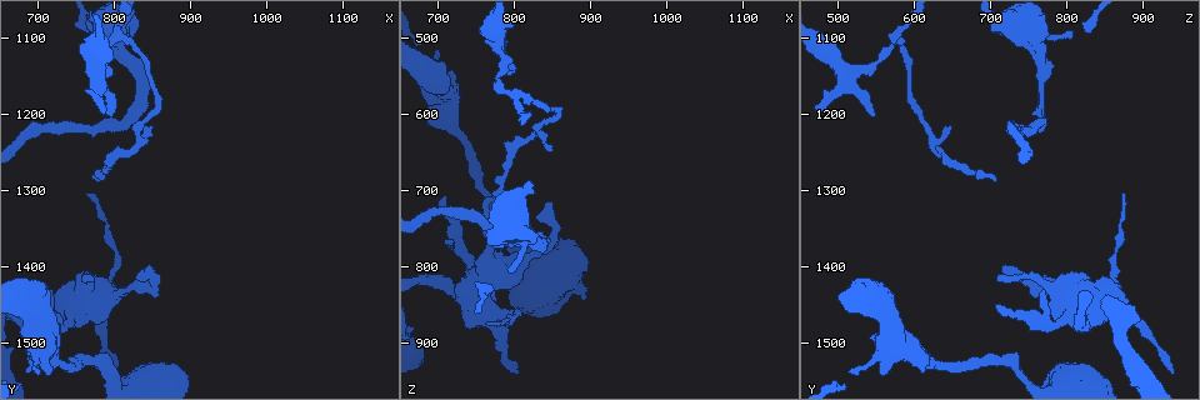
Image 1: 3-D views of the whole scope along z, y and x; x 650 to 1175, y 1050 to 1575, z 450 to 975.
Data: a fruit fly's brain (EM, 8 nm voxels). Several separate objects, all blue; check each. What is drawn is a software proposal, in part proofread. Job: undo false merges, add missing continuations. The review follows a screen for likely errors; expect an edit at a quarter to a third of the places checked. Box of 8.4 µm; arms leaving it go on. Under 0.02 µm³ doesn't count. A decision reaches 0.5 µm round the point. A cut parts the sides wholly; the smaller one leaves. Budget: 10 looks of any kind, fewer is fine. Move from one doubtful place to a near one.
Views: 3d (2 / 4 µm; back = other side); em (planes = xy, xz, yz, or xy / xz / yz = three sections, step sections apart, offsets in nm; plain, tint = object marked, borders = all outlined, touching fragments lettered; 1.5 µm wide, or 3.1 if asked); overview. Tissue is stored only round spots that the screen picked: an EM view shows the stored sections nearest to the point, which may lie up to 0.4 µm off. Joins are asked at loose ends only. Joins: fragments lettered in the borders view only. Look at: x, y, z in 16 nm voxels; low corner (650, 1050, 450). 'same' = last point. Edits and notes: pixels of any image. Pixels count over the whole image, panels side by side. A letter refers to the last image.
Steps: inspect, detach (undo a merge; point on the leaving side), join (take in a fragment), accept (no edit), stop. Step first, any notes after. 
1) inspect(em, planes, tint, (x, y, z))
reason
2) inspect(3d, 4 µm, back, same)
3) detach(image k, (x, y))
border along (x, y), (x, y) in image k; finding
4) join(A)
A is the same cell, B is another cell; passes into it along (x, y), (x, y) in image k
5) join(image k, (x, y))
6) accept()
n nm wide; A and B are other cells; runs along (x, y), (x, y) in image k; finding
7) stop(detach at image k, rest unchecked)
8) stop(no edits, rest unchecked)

inspect(em, planes, borders, (780, 1285, 710))
tapers out

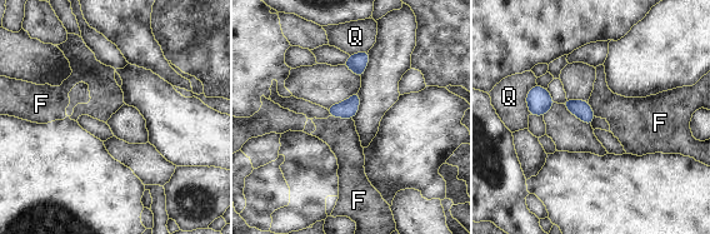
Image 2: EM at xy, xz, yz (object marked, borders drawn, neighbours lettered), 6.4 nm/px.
accept()
120 nm wide; F and Q are other cells; border along (330, 115), (351, 119) in image 2; no lettered fragment goes on from it

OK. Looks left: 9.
inspect(em, planes, tint, (805, 1100, 575))
two arms in line, one across

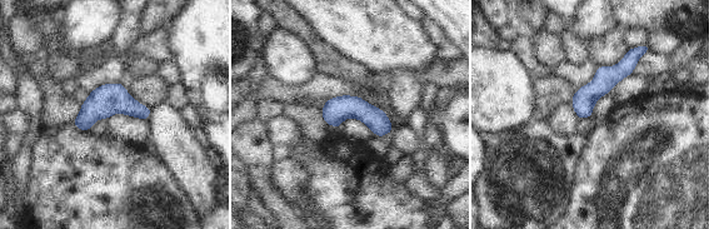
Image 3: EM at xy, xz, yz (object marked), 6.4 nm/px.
inspect(em, planes, borders, same)
see the neighbours

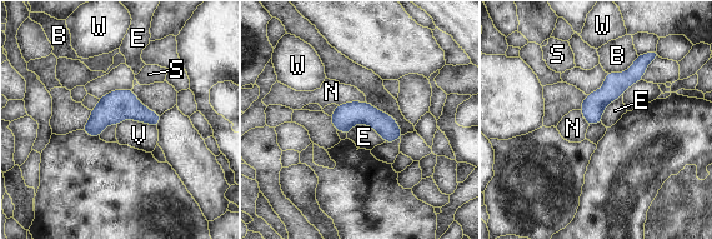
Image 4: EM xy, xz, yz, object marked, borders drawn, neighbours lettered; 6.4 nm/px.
accept()
B, E, N, S, V and W are other cells; runs along (648, 56), (592, 109), (591, 122) in image 4; one cell here

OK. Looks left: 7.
inspect(em, 3.1 µm, planes, borders, (715, 1545, 560))
stops while still wide

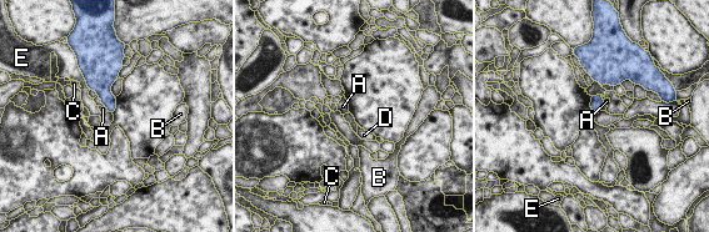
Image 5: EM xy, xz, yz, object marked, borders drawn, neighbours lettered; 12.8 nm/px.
accept()
A, B, C, D and E are other cells; none of them fits

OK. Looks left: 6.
inspect(3d, 2 µm, (805, 1545, 940))
free end

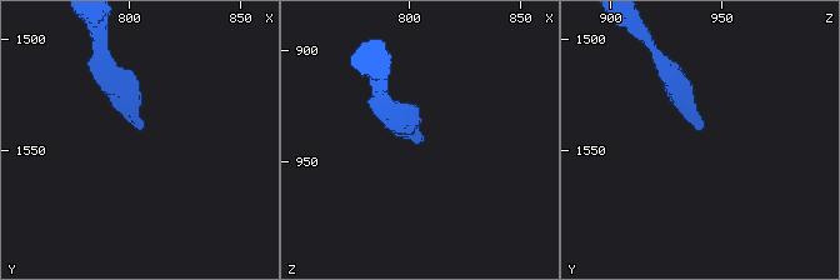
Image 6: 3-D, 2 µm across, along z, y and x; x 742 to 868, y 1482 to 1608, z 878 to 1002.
inspect(em, xy, step 8, borders, (804, 1541, 940))

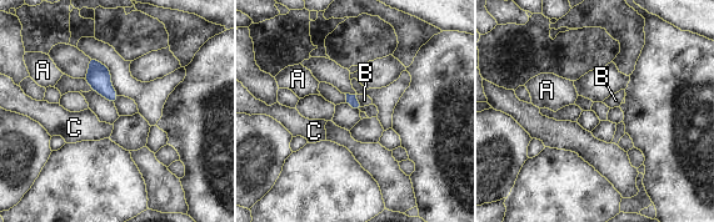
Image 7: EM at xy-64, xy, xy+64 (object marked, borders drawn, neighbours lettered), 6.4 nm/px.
accept()
A, B and C are other cells; border along (355, 95), (363, 106) in image 7; no lettered fragment goes on from it

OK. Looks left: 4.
stop(no edits, rest unchecked)

